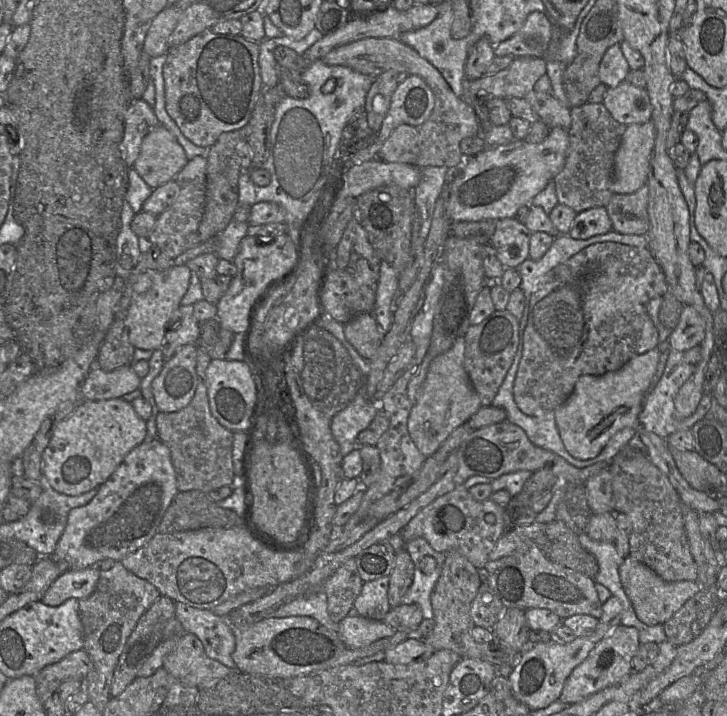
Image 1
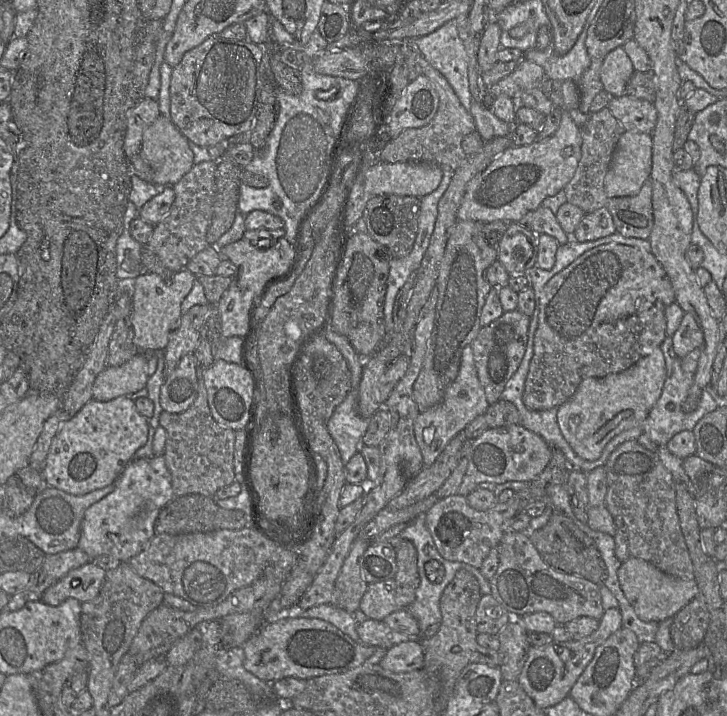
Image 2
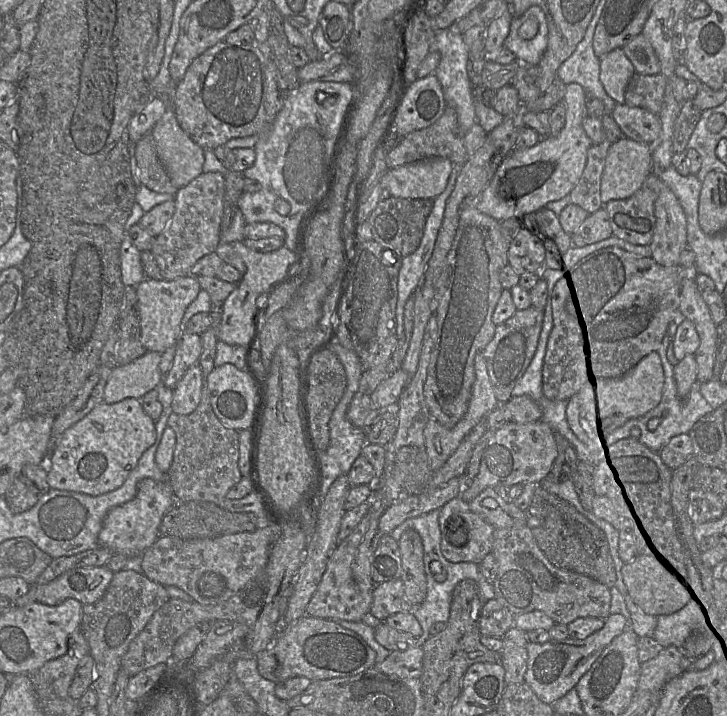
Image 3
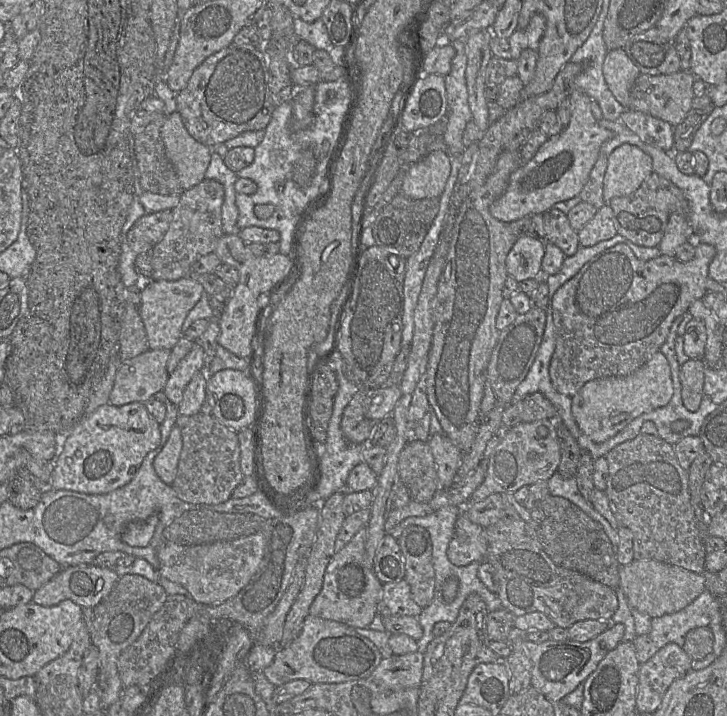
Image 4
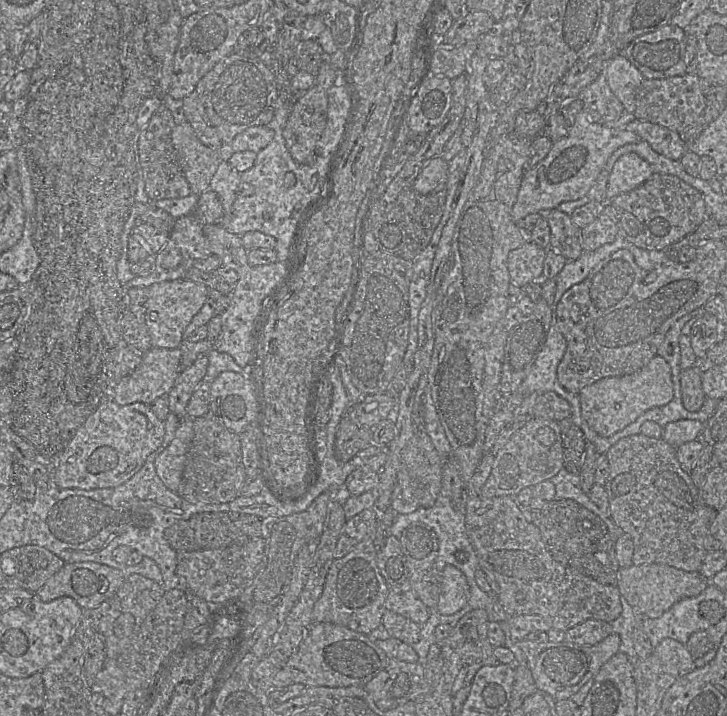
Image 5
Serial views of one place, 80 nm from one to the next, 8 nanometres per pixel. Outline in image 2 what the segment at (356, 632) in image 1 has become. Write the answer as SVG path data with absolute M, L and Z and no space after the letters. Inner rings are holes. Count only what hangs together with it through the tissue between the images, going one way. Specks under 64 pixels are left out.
M366 619L357 624L357 633L362 644L389 649L401 642L417 641L417 637L404 634L389 627L383 620Z

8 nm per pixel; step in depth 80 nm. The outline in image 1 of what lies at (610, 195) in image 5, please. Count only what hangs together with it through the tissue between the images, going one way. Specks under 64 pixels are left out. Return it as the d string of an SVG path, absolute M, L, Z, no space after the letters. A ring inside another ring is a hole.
M652 120L627 126L615 154L613 194L632 194L647 183L655 137Z

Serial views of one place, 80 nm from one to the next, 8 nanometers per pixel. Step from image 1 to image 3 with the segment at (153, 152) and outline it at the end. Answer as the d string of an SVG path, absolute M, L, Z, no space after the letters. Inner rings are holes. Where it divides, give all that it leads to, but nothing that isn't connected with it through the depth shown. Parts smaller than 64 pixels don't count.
M168 107L150 134L173 186L181 188L203 172L204 148L181 128L173 107Z

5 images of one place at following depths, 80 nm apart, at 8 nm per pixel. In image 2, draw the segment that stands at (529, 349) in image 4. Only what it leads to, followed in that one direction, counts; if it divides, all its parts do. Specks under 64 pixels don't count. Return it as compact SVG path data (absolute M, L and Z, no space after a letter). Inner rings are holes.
M518 309L504 311L499 318L482 326L477 337L470 344L478 378L490 405L501 400L506 383L517 371L523 359L529 338L530 321L531 318Z

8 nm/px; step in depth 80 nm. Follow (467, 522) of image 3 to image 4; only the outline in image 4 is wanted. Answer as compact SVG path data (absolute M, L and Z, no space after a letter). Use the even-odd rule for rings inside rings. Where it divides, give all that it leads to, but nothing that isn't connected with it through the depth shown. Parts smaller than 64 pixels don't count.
M462 508L456 521L454 537L447 549L447 556L451 563L456 566L465 566L485 560L487 541L484 528L473 523Z

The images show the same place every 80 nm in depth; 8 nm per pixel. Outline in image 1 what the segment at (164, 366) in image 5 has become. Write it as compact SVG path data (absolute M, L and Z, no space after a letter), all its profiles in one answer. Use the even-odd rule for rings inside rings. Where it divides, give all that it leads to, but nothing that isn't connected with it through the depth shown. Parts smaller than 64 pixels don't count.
M131 365L112 371L94 366L81 385L81 398L89 401L121 398L137 390L141 380Z

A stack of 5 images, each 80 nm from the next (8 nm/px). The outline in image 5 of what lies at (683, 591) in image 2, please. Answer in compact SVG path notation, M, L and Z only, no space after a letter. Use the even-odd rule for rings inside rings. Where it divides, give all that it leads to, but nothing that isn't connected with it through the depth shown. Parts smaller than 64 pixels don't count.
M651 563L621 568L618 588L633 610L649 618L659 618L681 599L699 595L709 584L710 579L700 572L687 572L671 565Z

